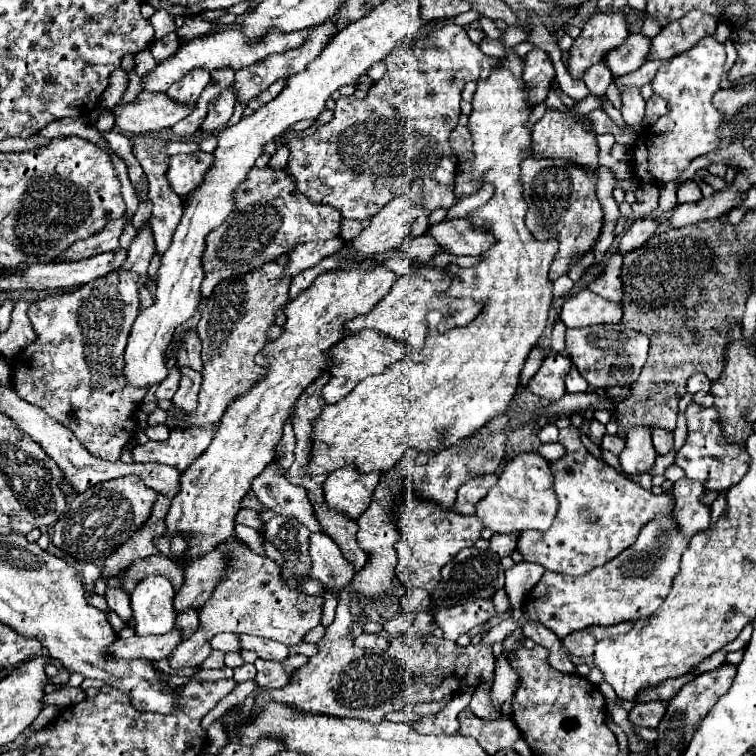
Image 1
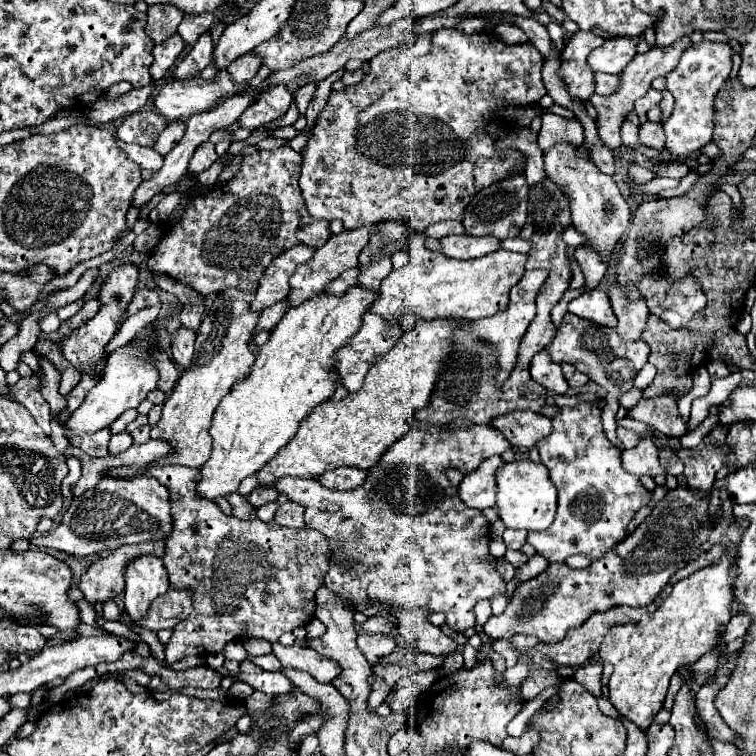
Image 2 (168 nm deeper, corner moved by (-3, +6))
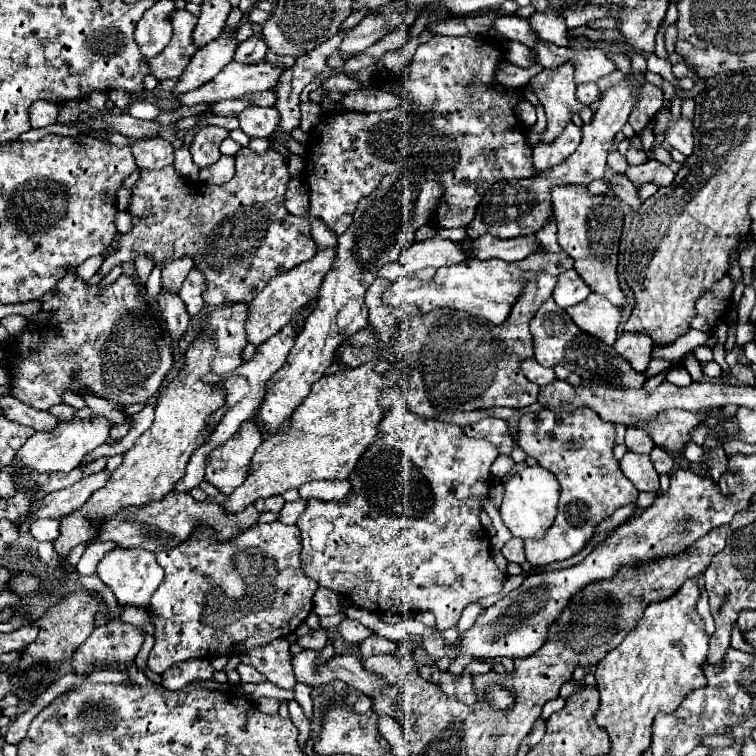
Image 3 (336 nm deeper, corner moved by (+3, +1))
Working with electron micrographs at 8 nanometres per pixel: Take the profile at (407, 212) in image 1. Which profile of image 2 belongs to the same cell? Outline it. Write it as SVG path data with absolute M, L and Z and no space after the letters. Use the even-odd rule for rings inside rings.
M367 225L363 229L353 229L353 231L343 231L339 235L331 235L329 241L321 249L317 249L309 261L297 265L297 269L293 271L293 275L289 279L289 285L291 285L291 291L287 295L289 307L297 307L303 301L309 301L311 297L319 295L325 289L325 285L331 283L333 279L337 279L343 271L357 267L357 257L361 253L361 249L367 245L373 231L375 231L375 225Z

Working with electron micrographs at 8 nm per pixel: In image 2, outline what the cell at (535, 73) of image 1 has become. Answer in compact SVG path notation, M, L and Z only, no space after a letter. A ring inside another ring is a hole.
M439 29L433 35L431 51L427 55L411 57L408 63L408 58L405 60L405 51L407 50L387 49L387 51L381 51L379 55L375 55L369 61L371 71L365 75L365 79L355 87L347 87L343 91L333 91L329 95L327 107L319 113L313 133L309 137L309 143L303 151L303 169L301 169L301 177L299 177L303 201L305 201L305 207L309 209L309 215L313 219L325 219L325 221L339 219L339 221L343 221L345 229L359 229L359 227L365 227L365 225L371 225L377 221L385 221L385 219L409 217L413 231L425 231L431 223L439 223L439 221L449 221L449 219L463 221L465 207L483 187L489 187L489 185L505 179L507 175L513 175L515 163L519 159L527 159L525 153L521 153L521 151L497 151L495 139L487 131L487 125L491 121L495 121L495 117L505 107L539 103L539 99L545 95L545 85L541 81L541 53L531 43L507 45L507 43L499 41L499 37L495 39L495 35L489 35L489 33L467 35L467 33L461 33L455 29Z

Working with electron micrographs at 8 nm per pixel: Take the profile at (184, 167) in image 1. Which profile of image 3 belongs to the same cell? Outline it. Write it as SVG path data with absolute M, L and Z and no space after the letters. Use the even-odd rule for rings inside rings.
M205 126L201 128L195 138L193 138L193 144L189 146L191 150L191 156L193 156L193 162L199 166L199 168L207 168L211 166L213 162L219 160L219 144L221 140L225 140L229 134L225 128L219 128L219 126Z

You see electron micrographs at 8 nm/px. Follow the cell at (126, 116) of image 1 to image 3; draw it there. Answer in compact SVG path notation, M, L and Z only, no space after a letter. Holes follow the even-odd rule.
M229 62L215 80L207 84L175 96L175 106L195 106L195 104L215 104L221 100L239 98L243 94L253 94L259 90L271 90L275 78L281 76L281 66L259 62L255 66L239 66L237 62Z

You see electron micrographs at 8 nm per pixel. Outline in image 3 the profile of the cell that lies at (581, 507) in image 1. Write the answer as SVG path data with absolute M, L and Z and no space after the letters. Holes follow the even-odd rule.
M589 408L563 414L555 414L551 410L525 414L519 420L517 444L527 456L533 456L539 466L553 472L561 486L553 526L539 540L525 540L525 556L531 566L545 566L575 556L593 538L603 520L607 520L615 510L637 500L637 488L623 476L619 462L613 456L613 424L603 422Z

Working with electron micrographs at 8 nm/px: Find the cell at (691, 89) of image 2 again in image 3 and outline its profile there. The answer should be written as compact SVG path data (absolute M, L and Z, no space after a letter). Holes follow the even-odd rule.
M683 114L677 120L671 120L665 130L665 140L679 150L681 154L689 156L693 152L693 122L687 120Z

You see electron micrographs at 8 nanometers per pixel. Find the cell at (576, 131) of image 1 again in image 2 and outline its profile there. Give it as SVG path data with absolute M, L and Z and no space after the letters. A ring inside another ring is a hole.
M565 143L555 145L551 151L545 153L545 171L547 177L557 181L567 193L571 203L573 227L585 237L583 247L593 247L593 251L601 253L601 261L609 265L611 253L629 225L629 217L631 217L629 203L621 195L613 177L601 173L589 159L579 159L575 151L577 149L573 145L565 145Z

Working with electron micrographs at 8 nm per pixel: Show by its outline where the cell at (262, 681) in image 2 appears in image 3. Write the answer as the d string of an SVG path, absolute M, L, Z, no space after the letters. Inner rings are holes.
M289 700L287 702L287 706L289 706L289 714L291 714L291 720L293 720L293 724L297 726L297 730L299 730L299 744L301 746L305 746L305 740L309 738L309 720L305 718L305 714L303 714L303 708L299 706L299 702L297 700Z

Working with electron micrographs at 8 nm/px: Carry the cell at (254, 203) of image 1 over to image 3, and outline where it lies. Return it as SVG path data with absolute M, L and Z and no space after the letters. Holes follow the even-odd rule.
M241 148L235 156L235 176L227 182L227 184L221 184L221 186L211 186L211 184L203 184L203 182L185 182L177 170L173 166L167 166L163 170L139 170L141 178L139 182L133 186L133 198L131 198L131 204L129 204L129 214L133 216L133 230L129 234L123 234L121 240L119 240L119 250L115 254L111 254L109 258L105 258L105 262L101 264L99 268L99 274L101 276L107 276L117 264L121 262L133 262L137 256L147 256L151 258L157 266L165 266L177 258L183 258L183 256L191 256L195 260L195 270L201 270L203 276L205 276L205 290L203 290L203 300L209 304L209 306L223 306L223 304L235 304L235 302L249 302L251 298L255 298L255 294L259 294L259 290L263 290L263 286L267 286L267 282L287 270L291 270L291 266L297 266L299 262L305 262L309 258L315 256L315 242L311 238L311 226L305 218L299 218L299 216L293 216L291 212L287 212L285 208L285 192L287 192L287 184L291 180L291 174L287 170L287 158L283 154L279 154L277 150L269 148L265 154L255 154L251 148Z

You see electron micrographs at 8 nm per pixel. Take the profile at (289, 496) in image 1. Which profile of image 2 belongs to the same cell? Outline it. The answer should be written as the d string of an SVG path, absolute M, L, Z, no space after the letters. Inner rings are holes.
M409 417L409 433L395 441L387 453L367 471L364 485L353 491L331 491L319 485L315 479L301 481L297 477L283 477L275 483L279 493L287 493L291 501L305 507L305 523L329 541L329 571L325 573L325 585L333 593L347 597L355 603L361 599L375 599L407 609L429 609L447 615L447 625L453 631L475 627L473 607L481 599L491 599L495 593L505 593L505 581L497 573L493 557L489 557L489 521L481 511L467 507L457 493L455 485L449 485L445 469L461 469L463 475L473 473L487 457L501 455L511 445L501 431L491 425L473 425L469 421L449 423L453 429L429 429L419 419ZM341 559L349 561L351 577L343 577Z

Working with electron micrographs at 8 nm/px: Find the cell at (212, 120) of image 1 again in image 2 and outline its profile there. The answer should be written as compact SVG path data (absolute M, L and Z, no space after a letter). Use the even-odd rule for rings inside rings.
M253 51L253 53L245 53L245 57L239 57L237 61L233 61L233 63L227 67L227 71L231 73L231 77L233 77L235 81L243 83L243 81L249 81L251 77L255 77L257 71L259 71L259 67L261 67L261 59L259 59L257 53Z

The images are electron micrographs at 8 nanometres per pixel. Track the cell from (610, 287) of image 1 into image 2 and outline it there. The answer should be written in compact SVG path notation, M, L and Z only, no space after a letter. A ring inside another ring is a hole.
M617 281L609 289L611 307L613 307L613 313L615 313L617 321L619 321L617 327L615 327L615 331L621 333L621 337L625 341L639 341L641 339L641 333L645 329L649 311L647 311L647 305L645 305L643 297L639 295L639 291L635 287L633 287L631 295L633 297L627 299Z

